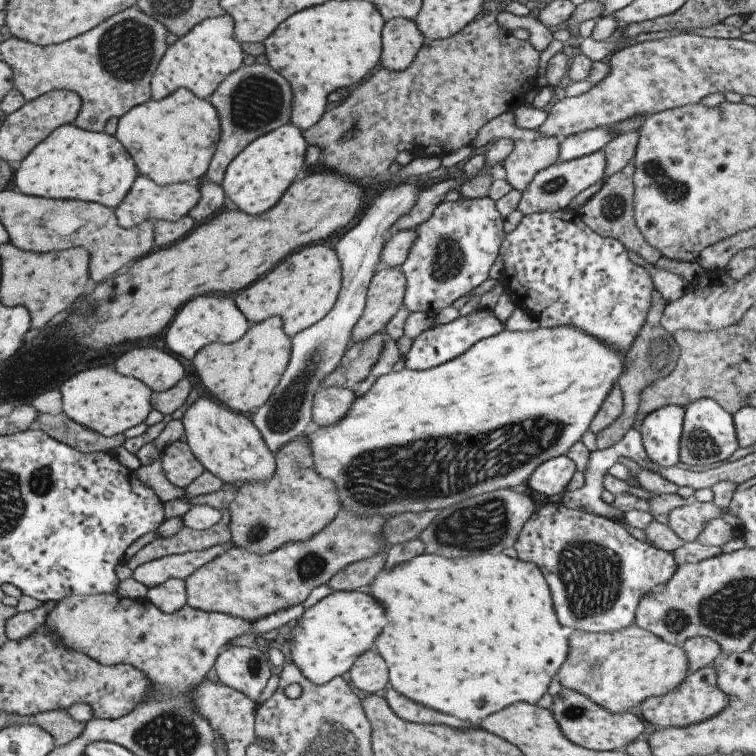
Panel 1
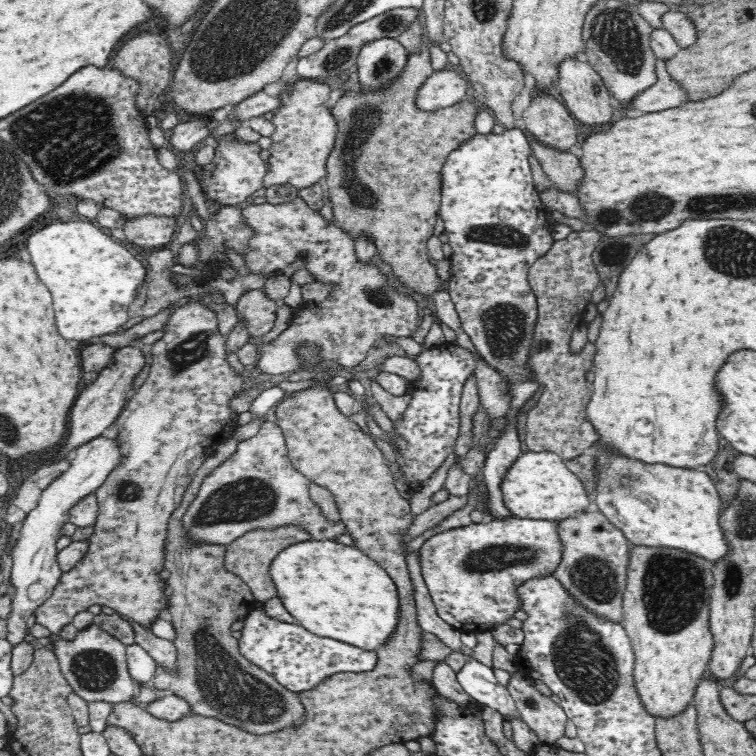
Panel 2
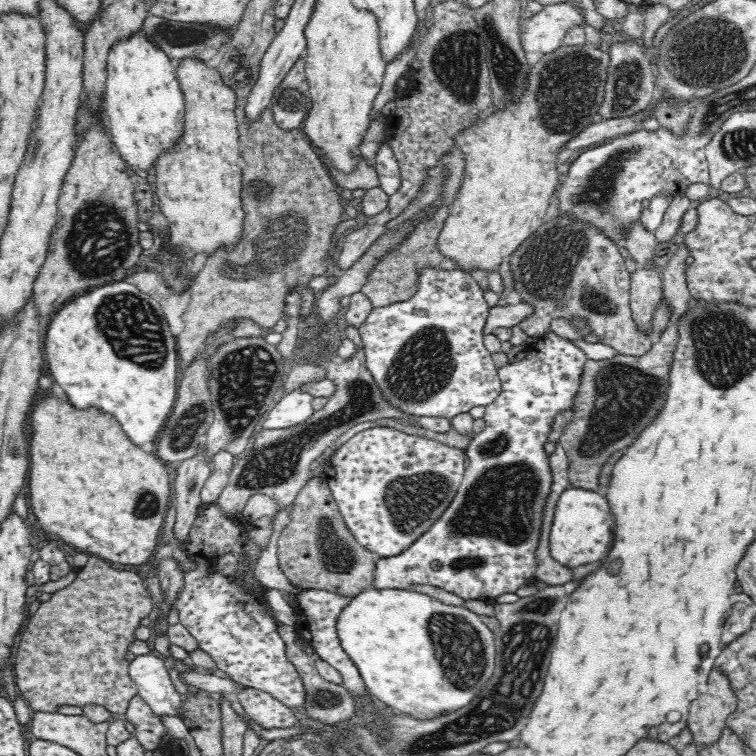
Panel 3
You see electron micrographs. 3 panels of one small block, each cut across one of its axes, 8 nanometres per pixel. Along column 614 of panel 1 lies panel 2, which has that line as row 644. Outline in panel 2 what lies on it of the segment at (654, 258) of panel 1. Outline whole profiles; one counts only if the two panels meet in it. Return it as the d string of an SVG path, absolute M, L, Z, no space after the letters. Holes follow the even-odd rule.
M232 436L227 437L214 446L214 454L204 458L202 466L194 472L192 482L182 494L182 500L174 508L166 526L166 540L164 540L165 570L168 571L167 587L168 596L168 621L172 623L176 635L172 643L176 646L176 660L174 668L164 668L156 664L152 682L154 688L182 698L194 715L216 718L230 726L235 726L250 734L270 734L282 729L292 727L295 729L305 721L306 711L298 693L294 693L279 684L263 668L250 662L239 649L239 640L232 636L232 625L246 618L253 611L256 598L252 595L249 587L244 585L240 578L230 573L224 567L226 545L190 545L184 537L182 529L182 514L190 506L192 498L196 496L202 480L210 472L222 464L228 456L237 448L239 442Z

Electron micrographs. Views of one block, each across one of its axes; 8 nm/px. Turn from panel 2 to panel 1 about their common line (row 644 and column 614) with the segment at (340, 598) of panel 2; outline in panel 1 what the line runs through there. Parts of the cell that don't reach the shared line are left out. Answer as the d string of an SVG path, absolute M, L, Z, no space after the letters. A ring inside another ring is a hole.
M571 325L544 329L538 327L534 331L513 331L503 329L495 336L487 337L473 343L463 354L440 364L420 371L409 370L407 367L397 371L389 371L381 375L362 395L355 396L348 406L345 416L334 423L323 425L304 438L308 441L308 449L312 456L313 470L322 479L334 482L338 492L340 508L346 509L349 514L356 517L390 517L401 513L425 512L425 508L449 508L449 504L457 504L459 500L471 498L486 492L499 489L513 489L526 482L529 475L546 460L565 455L569 447L579 441L590 425L593 416L609 389L615 383L620 372L624 369L624 355L611 349L602 341L582 333Z

